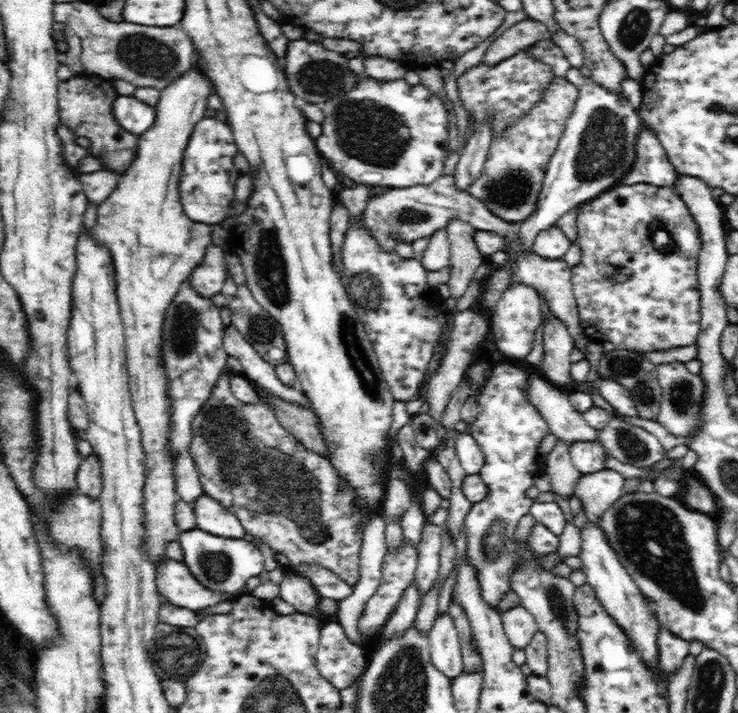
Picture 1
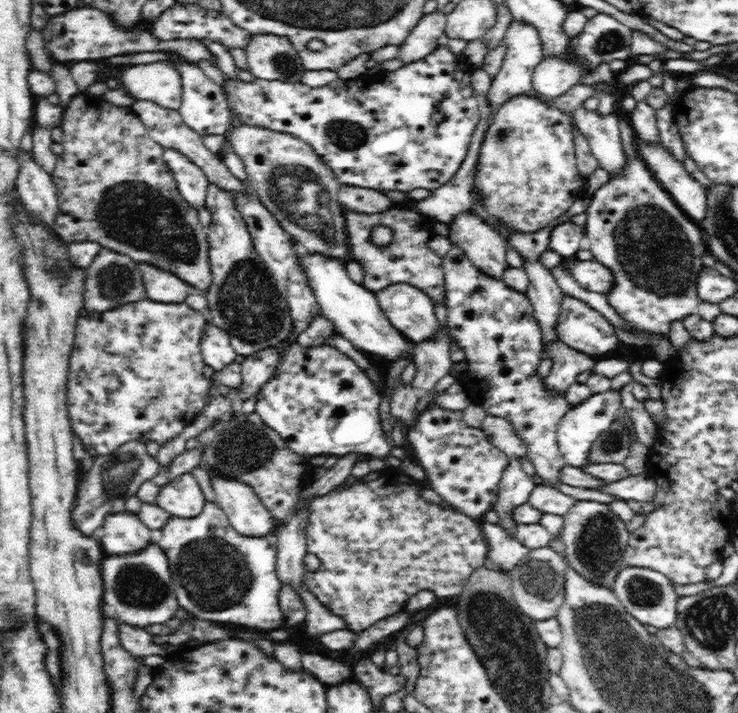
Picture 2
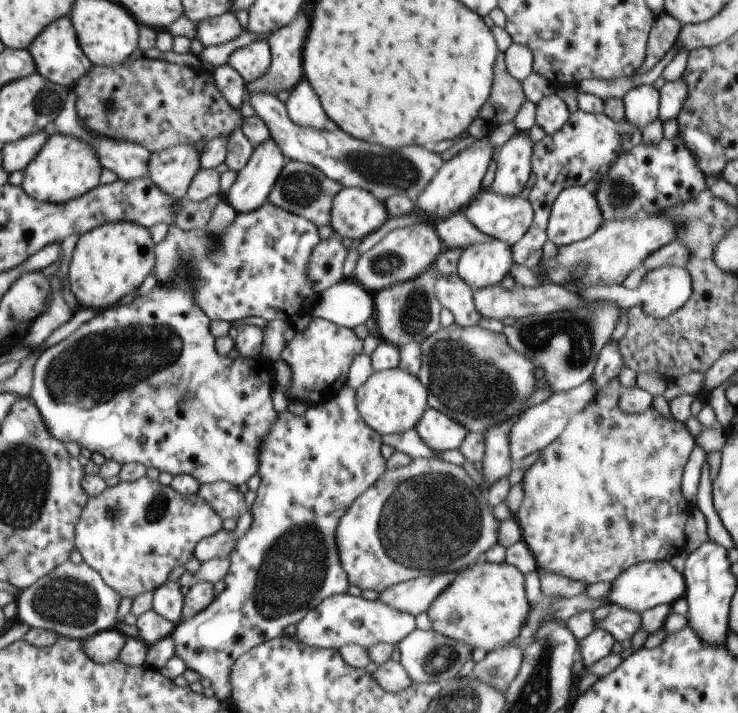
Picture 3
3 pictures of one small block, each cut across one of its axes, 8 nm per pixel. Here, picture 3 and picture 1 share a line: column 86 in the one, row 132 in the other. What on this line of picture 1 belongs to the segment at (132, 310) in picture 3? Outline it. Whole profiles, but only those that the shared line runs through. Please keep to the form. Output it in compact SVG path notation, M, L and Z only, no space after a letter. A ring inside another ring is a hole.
M359 76L359 83L345 95L320 104L325 119L322 133L315 138L320 156L325 158L337 176L344 175L357 184L373 187L408 188L432 184L442 176L448 156L448 114L436 95L424 85L411 85L406 79L391 81Z

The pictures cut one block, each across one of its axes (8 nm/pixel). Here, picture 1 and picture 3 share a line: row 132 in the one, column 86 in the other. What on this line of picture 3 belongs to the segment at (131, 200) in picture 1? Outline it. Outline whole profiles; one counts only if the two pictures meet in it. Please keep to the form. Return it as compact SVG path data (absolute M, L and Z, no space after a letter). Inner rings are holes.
M50 131L49 139L25 168L21 187L35 199L60 204L77 199L98 187L102 164L92 145L74 135Z

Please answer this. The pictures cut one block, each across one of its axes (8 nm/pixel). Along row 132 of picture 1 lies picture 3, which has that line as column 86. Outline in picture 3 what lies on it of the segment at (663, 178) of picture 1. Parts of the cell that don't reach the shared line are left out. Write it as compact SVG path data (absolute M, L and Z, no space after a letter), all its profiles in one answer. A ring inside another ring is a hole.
M115 629L100 631L82 642L86 654L100 664L118 660L127 637Z

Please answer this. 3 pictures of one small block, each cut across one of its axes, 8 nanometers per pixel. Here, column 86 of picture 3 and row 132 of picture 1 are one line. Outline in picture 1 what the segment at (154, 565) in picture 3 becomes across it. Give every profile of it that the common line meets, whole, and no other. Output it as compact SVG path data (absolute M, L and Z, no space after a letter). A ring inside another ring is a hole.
M555 76L554 83L547 88L546 98L536 103L528 114L514 126L508 127L499 138L493 139L482 174L467 188L467 192L482 200L502 220L522 223L528 218L534 212L547 164L558 148L578 94L577 86L565 78Z

